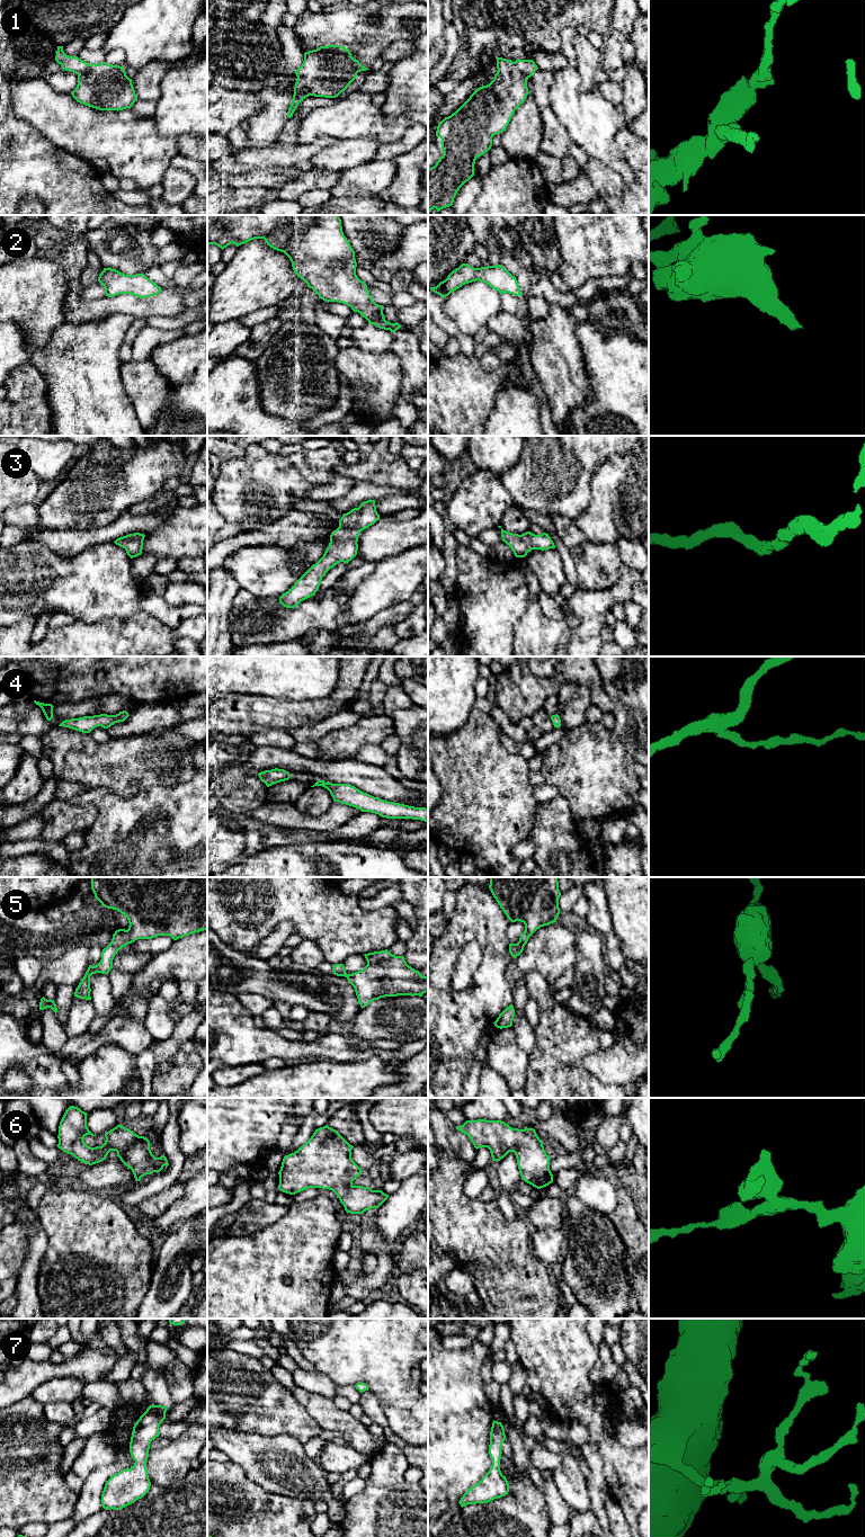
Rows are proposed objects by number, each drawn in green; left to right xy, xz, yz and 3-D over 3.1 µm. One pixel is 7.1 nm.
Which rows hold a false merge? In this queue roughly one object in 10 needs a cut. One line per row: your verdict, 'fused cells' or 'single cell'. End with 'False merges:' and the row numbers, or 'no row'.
1: single cell
2: single cell
3: single cell
4: single cell
5: single cell
6: single cell
7: single cell
False merges: no row

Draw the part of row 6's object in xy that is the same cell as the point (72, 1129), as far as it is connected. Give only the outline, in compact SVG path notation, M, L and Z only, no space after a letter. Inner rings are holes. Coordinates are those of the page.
M74 1106L65 1110L59 1126L59 1149L89 1165L106 1160L110 1151L116 1151L116 1156L132 1170L136 1181L169 1165L164 1155L155 1158L152 1154L146 1137L136 1135L122 1124L105 1134L106 1141L101 1146L88 1146L83 1138L96 1135L87 1126L87 1115Z

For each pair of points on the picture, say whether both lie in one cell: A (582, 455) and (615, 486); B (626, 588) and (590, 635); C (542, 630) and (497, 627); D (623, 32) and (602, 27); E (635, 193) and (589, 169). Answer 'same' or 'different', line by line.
A: different
B: same
C: different
D: different
E: same

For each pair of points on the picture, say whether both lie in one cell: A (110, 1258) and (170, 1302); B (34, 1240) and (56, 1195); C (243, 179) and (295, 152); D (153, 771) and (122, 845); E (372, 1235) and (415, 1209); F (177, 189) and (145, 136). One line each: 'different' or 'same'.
A: different
B: different
C: different
D: different
E: different
F: different

